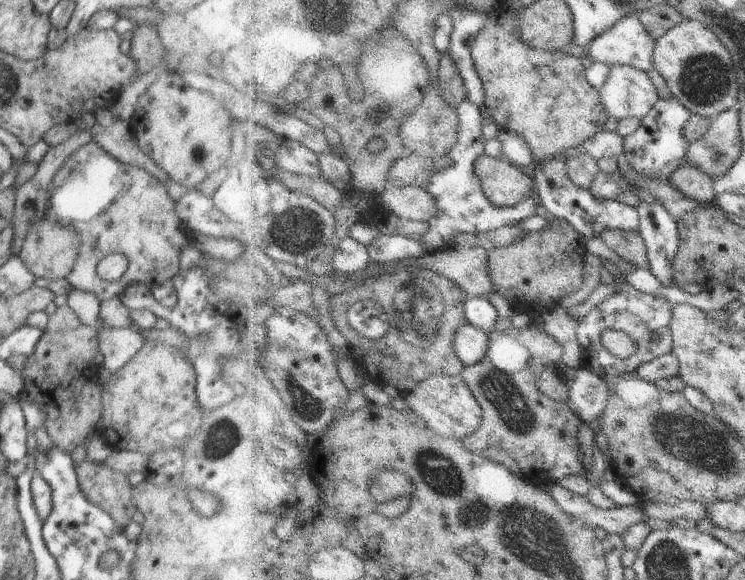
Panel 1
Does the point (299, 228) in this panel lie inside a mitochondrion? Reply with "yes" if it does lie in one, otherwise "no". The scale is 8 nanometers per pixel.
yes

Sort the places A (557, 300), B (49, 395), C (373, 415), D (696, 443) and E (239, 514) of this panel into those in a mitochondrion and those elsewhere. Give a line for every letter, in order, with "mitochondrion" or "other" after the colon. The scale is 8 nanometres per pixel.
A: other
B: other
C: other
D: mitochondrion
E: other

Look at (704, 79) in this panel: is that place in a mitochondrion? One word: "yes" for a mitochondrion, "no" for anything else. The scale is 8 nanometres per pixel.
yes

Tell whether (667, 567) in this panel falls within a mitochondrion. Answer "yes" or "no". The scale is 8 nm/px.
yes

